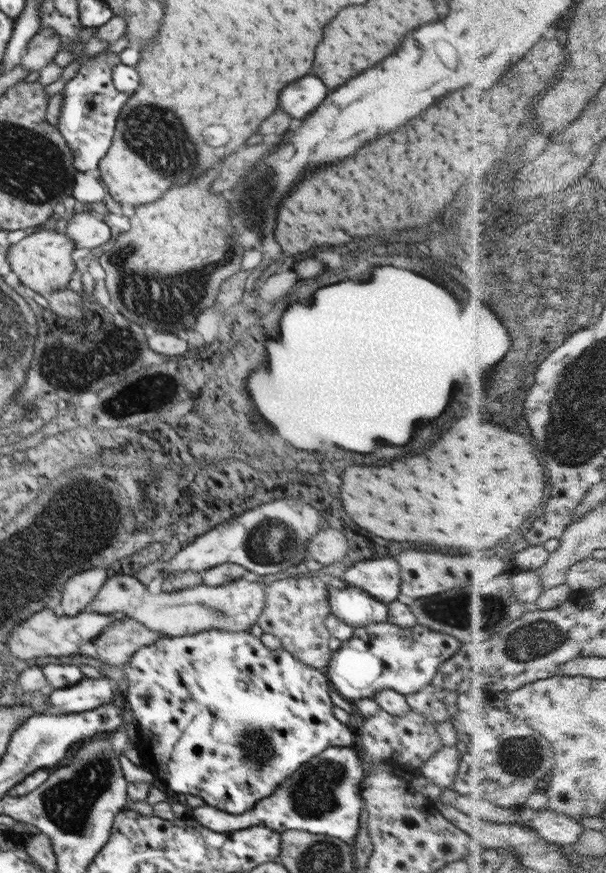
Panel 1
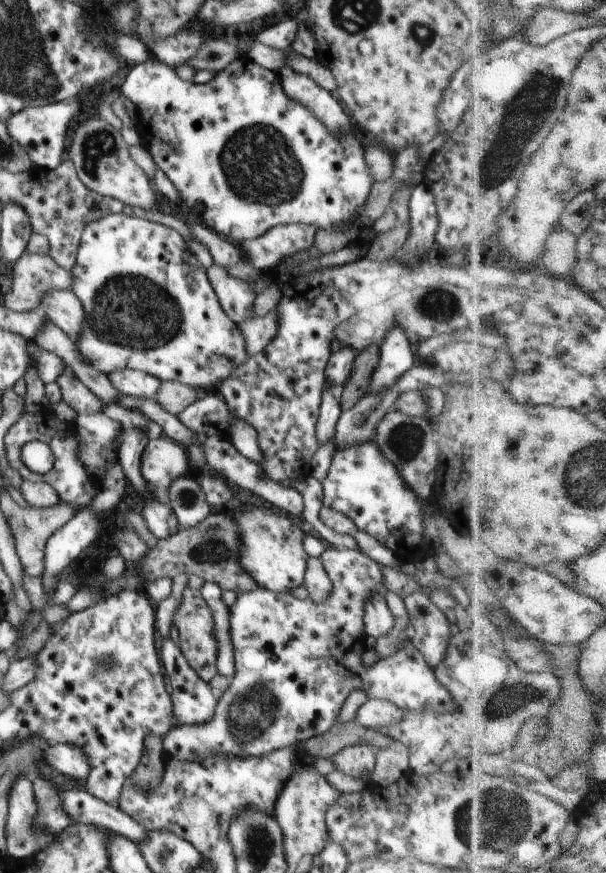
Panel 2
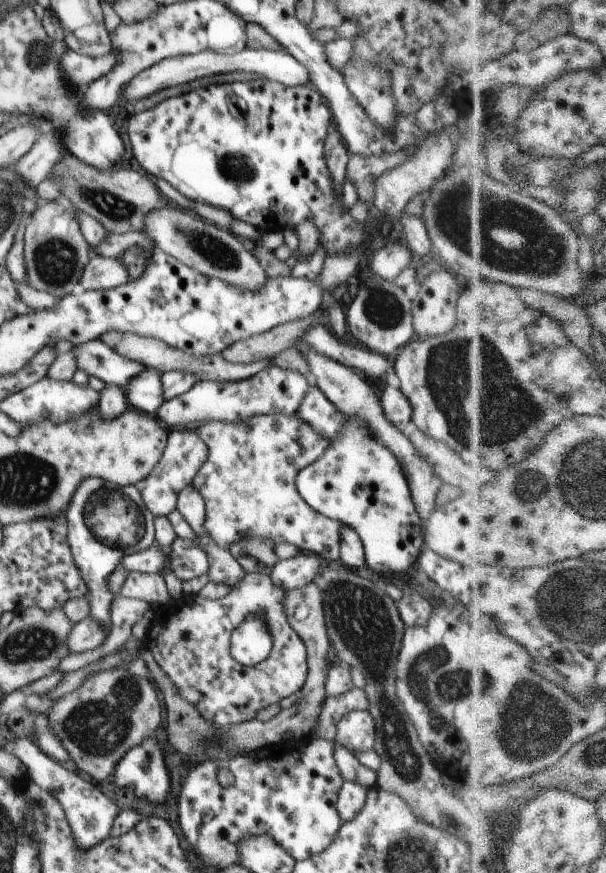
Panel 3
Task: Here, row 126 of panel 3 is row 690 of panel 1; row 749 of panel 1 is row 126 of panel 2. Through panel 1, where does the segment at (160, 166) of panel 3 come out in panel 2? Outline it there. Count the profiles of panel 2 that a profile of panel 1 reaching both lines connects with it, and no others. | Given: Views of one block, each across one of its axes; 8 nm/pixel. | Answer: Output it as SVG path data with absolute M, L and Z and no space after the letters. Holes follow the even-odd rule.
M151 56L143 63L133 64L128 76L126 76L126 81L120 86L120 91L137 106L139 117L136 128L139 138L155 163L168 176L168 180L176 186L178 202L191 217L196 218L209 229L235 243L241 244L244 240L258 238L258 236L266 234L270 228L282 224L310 224L316 229L328 228L328 226L336 226L336 228L350 226L352 228L352 222L358 214L358 208L364 206L371 193L374 180L372 180L368 166L366 166L366 160L364 160L364 145L360 143L357 135L348 132L348 134L332 136L328 132L328 128L306 106L302 106L299 102L294 102L292 98L286 96L279 79L279 73L274 74L267 68L258 66L255 62L252 62L250 57L240 56L230 62L224 70L216 72L210 82L195 84L192 81L184 82L173 67Z

